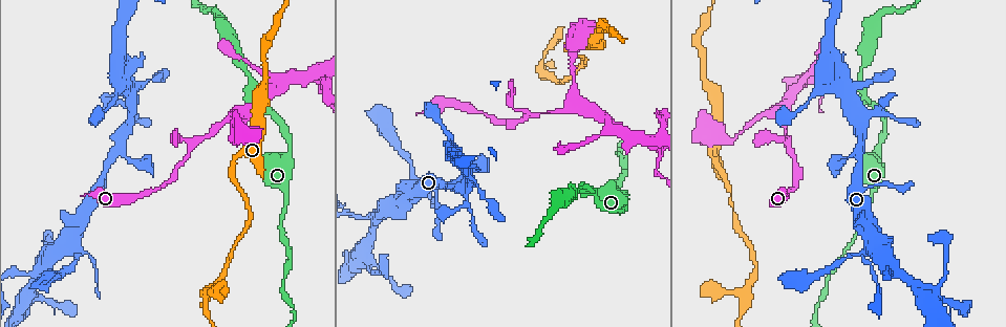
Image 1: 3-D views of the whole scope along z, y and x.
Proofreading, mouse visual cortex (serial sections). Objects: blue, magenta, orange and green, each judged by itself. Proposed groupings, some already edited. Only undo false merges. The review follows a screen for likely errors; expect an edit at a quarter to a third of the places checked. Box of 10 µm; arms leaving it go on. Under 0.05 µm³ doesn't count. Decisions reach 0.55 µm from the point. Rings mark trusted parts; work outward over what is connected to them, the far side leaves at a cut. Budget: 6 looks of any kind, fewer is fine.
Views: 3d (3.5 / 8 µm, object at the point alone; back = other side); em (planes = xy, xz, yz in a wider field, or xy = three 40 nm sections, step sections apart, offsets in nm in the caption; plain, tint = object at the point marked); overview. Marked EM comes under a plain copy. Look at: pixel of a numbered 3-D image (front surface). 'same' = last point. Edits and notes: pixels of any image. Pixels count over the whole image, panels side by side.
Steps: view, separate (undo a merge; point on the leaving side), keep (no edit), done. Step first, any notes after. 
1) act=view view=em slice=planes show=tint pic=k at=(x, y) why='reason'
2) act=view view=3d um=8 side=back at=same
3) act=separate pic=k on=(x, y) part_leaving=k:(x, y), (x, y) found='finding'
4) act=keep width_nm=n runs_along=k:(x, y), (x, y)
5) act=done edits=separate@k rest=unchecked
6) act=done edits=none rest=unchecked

act=view view=3d um=3.5 pic=1 at=(529, 114) why='three-way junction'

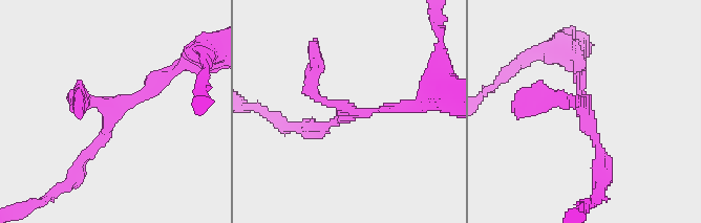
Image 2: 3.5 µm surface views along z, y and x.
act=view view=em slice=planes show=tint pic=2 at=(585, 116) why='now the EM'

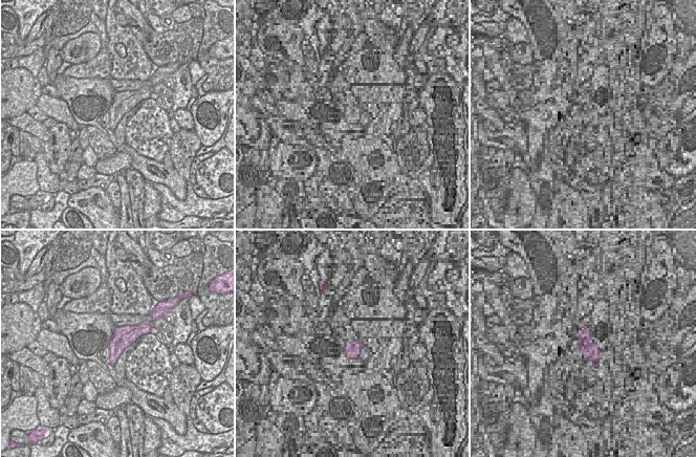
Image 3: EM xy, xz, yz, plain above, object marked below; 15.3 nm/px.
act=keep runs_along=2:(77, 172), (109, 119), (170, 74) found='one cell here'

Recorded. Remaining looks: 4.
act=view view=3d um=8 pic=1 at=(650, 143) why='narrows sharply'

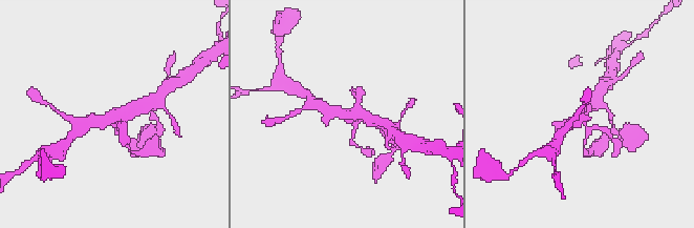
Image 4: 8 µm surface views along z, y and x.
act=view view=3d um=3.5 side=back at=same

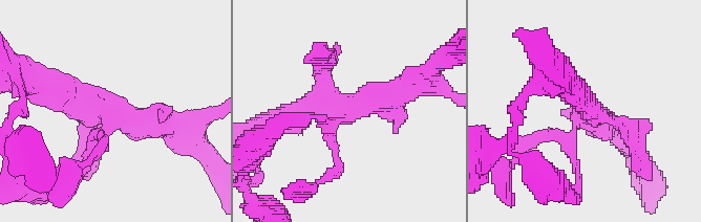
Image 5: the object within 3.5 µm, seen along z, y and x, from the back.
act=view view=em slice=xy step=5 show=tint pic=5 at=(355, 111) why='need the tissue'

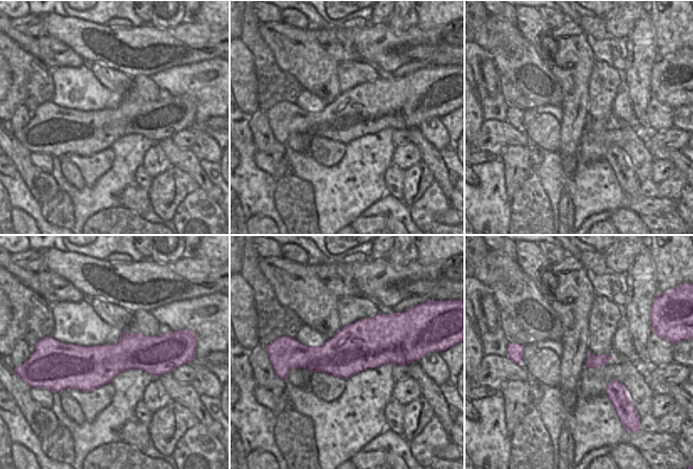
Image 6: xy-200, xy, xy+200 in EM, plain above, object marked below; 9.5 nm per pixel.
act=keep runs_along=5:(413, 81), (353, 110), (323, 94), (326, 65) found='all the same cell'

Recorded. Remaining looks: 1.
act=done edits=none rest=unchecked

